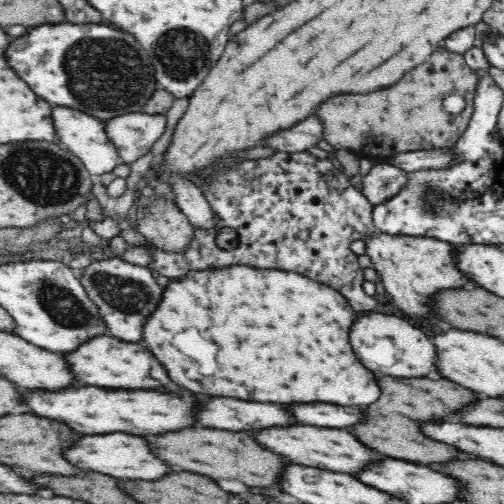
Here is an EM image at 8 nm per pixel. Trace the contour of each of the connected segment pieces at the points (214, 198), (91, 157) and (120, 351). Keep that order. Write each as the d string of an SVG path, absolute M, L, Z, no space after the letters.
M308 151L304 152L276 152L274 156L268 156L264 160L248 160L240 166L216 172L216 180L208 184L208 188L202 188L206 198L214 207L218 215L219 226L229 228L237 234L236 246L226 249L218 245L216 234L211 230L194 230L196 238L190 244L190 248L182 254L168 256L167 252L158 252L151 245L146 247L151 254L152 268L158 270L161 280L164 276L182 280L190 272L204 272L204 270L220 270L228 266L249 266L263 270L292 271L320 281L338 290L344 296L348 296L350 304L362 312L362 310L374 310L378 308L378 300L368 296L362 288L364 284L364 272L358 262L358 254L352 251L352 242L364 241L364 238L379 232L374 223L374 205L368 201L364 193L354 190L354 196L348 196L346 188L350 181L346 181L345 174L338 170L338 180L334 178L336 166L330 158L314 158Z
M56 106L56 128L60 128L60 140L66 144L66 148L72 150L78 158L82 158L88 171L95 177L106 174L106 172L113 172L116 165L122 162L118 148L108 137L107 124L103 119L88 116L88 113L84 114L72 108Z
M98 336L91 340L88 348L78 348L72 354L64 354L70 361L78 379L84 380L90 386L100 388L124 388L124 390L156 390L170 382L166 368L160 360L142 344L128 344L118 340L118 337Z

